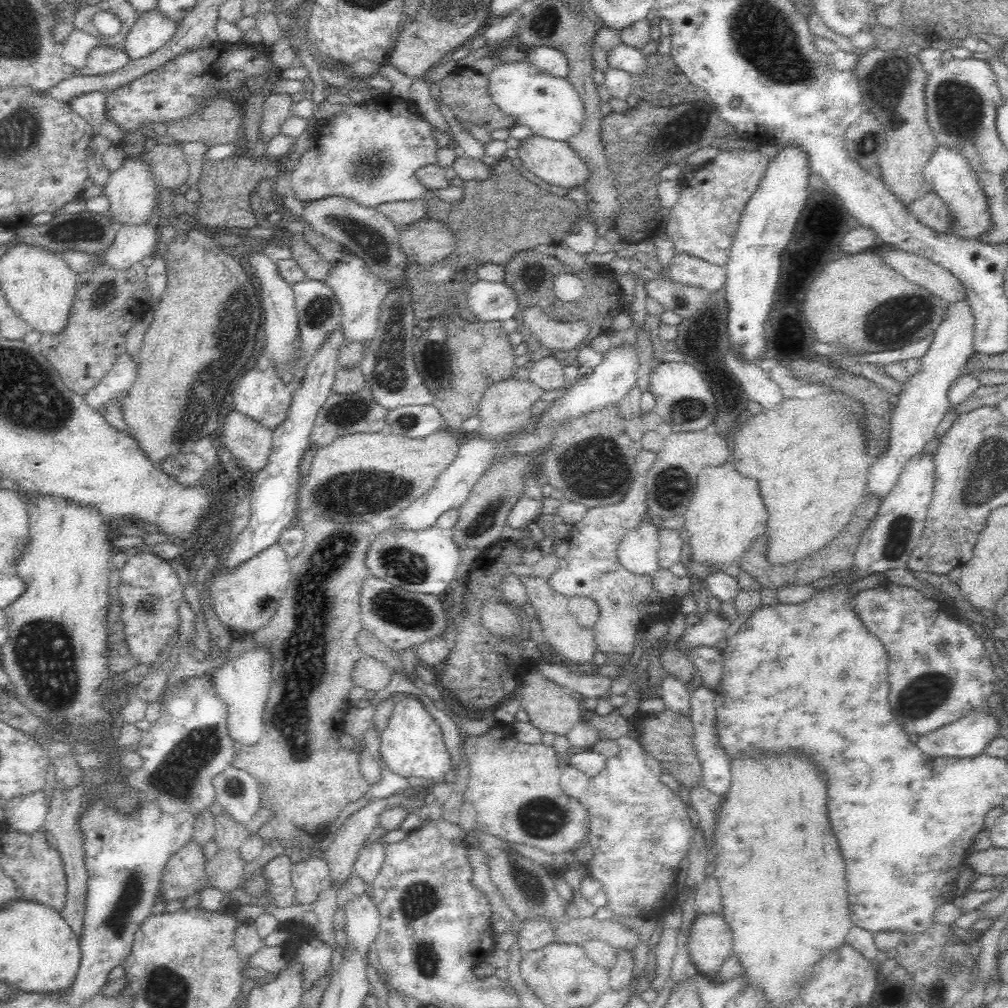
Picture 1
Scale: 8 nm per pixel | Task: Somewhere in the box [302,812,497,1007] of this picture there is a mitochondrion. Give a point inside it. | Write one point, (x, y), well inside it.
(421, 898)

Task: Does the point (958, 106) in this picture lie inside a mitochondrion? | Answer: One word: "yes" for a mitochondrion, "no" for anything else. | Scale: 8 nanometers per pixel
yes

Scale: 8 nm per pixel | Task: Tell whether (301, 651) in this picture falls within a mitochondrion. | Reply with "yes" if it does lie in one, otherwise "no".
yes

